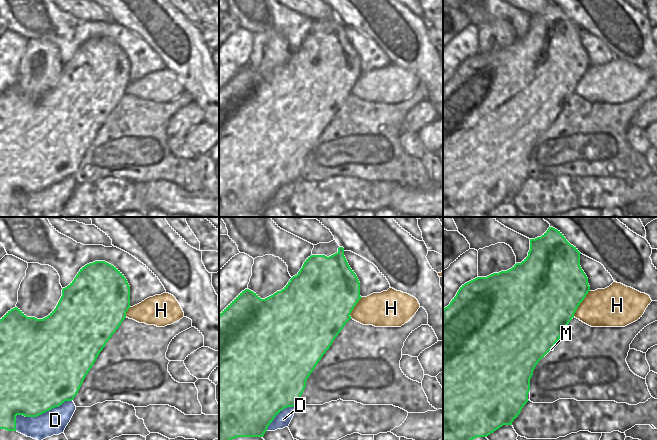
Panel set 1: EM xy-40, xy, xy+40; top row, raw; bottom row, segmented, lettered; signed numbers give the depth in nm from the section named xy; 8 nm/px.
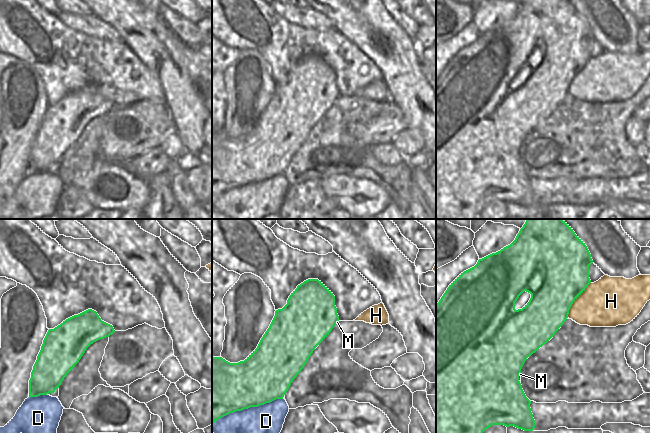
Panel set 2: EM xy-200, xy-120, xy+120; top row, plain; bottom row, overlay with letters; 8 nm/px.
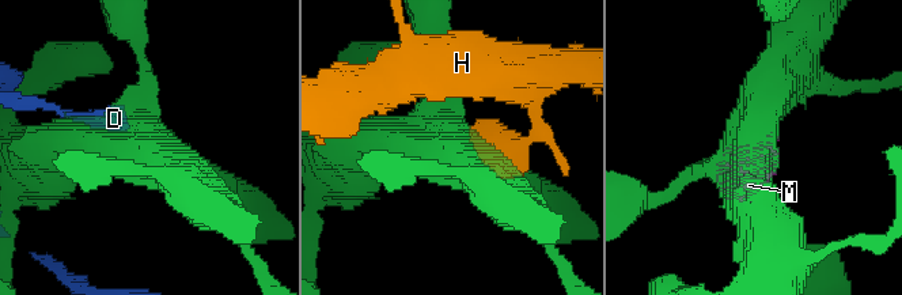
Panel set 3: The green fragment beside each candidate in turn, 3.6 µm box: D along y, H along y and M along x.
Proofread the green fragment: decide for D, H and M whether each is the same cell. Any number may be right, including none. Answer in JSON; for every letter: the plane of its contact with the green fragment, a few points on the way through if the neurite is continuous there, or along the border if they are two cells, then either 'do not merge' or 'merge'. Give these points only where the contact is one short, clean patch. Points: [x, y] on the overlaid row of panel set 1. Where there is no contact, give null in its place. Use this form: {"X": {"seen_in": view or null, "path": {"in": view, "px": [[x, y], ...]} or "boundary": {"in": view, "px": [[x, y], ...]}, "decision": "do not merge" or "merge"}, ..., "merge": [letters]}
{"D": {"seen_in": "xy-40", "decision": "do not merge"}, "H": {"seen_in": "xy+40", "decision": "do not merge"}, "M": {"seen_in": "xy+40", "decision": "merge"}, "merge": ["M"]}

